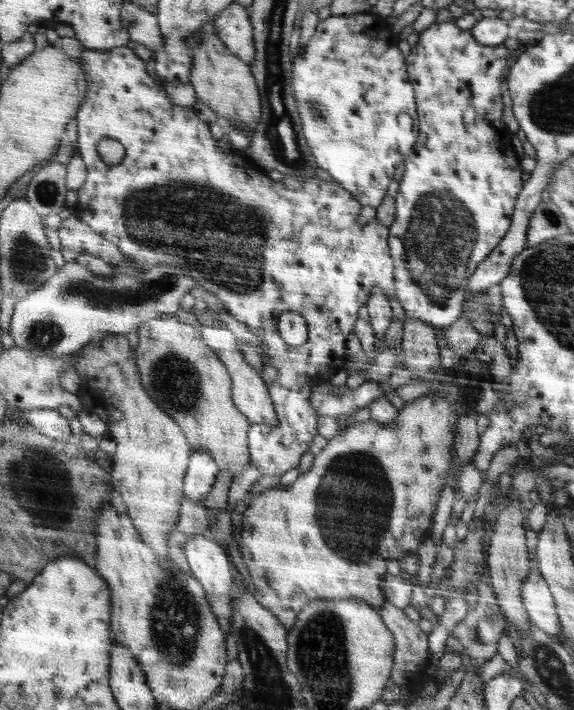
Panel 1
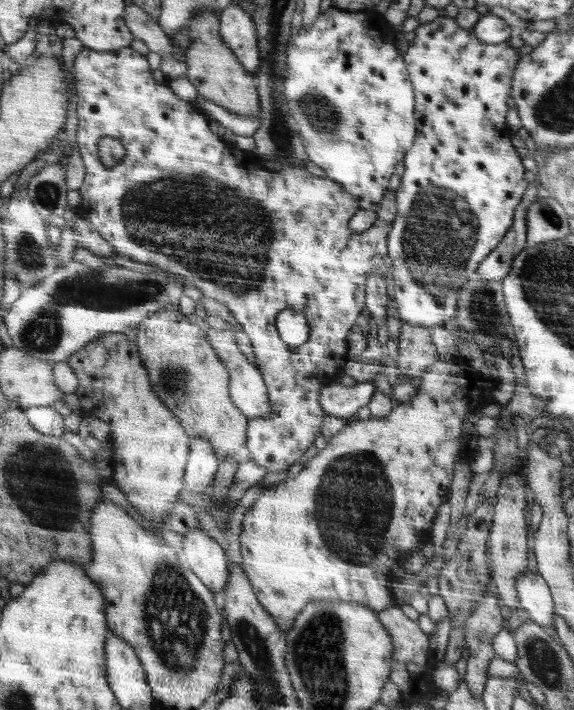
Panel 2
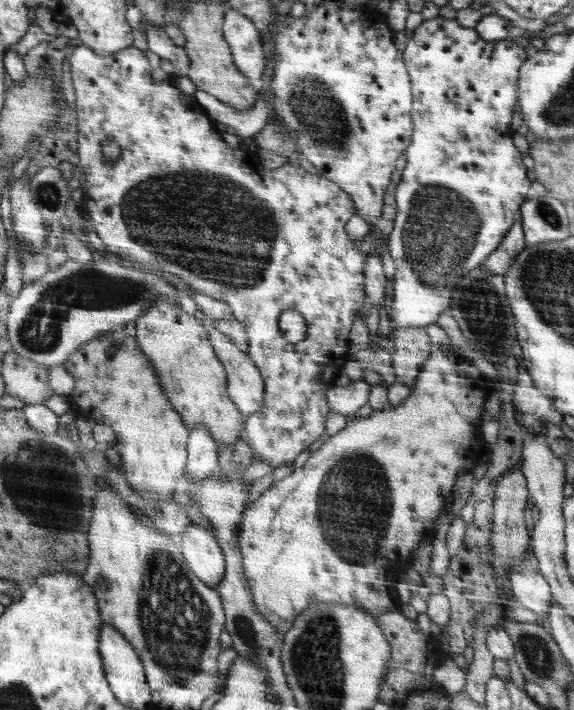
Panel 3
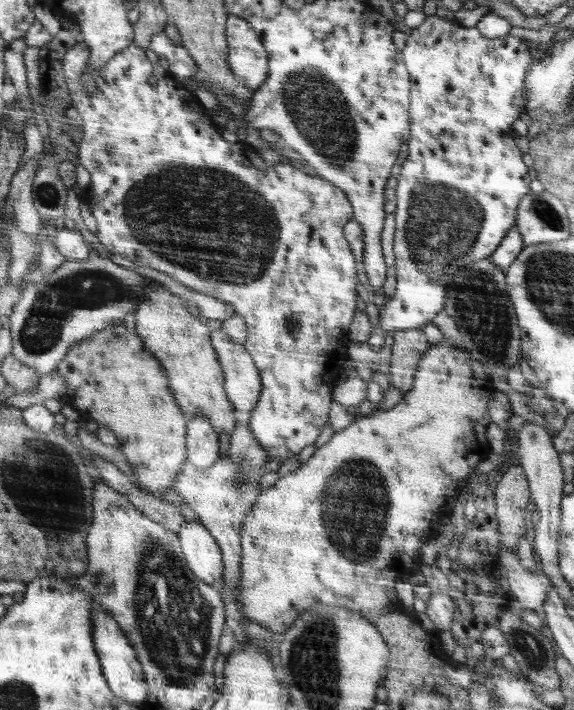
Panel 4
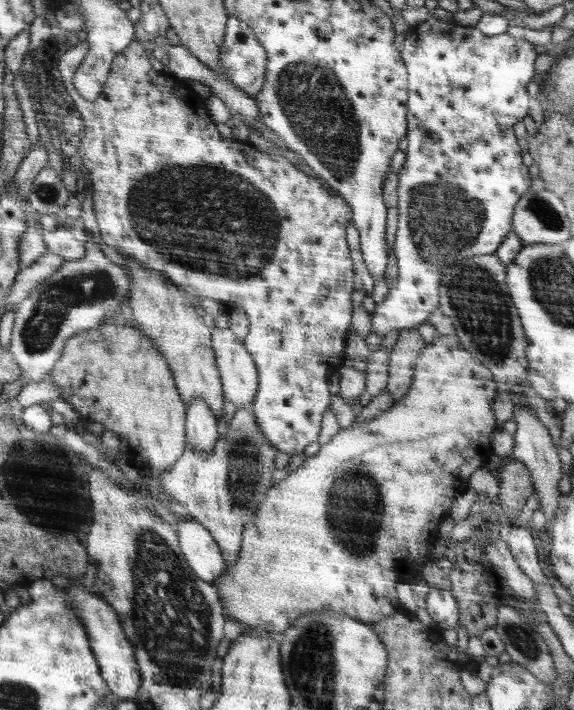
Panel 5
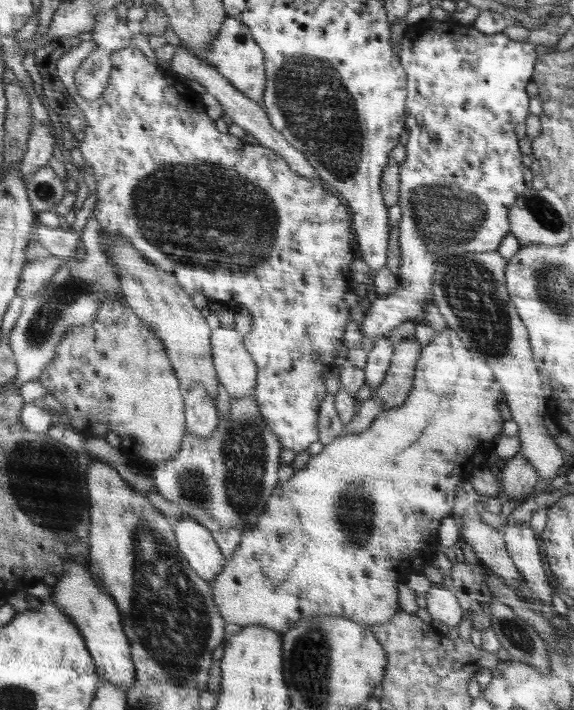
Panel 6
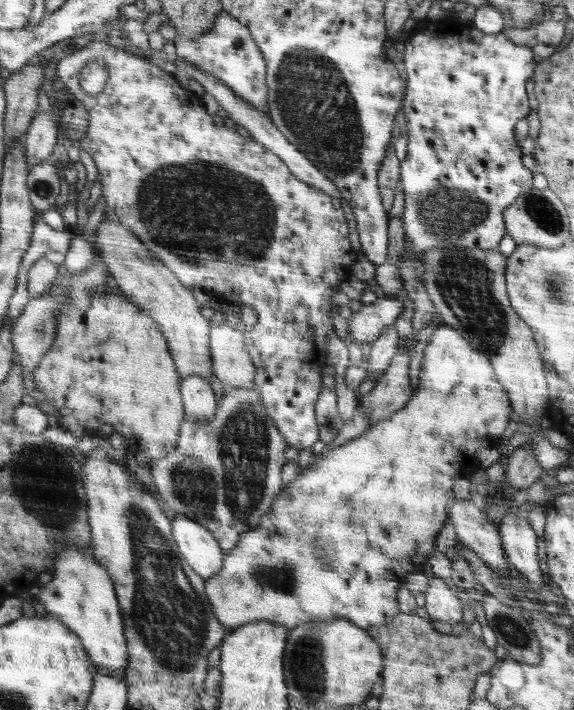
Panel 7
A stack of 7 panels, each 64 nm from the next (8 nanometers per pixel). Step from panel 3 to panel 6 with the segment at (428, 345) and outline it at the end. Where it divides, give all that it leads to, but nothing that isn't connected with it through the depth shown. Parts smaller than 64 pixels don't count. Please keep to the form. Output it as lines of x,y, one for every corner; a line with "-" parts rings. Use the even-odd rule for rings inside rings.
402,340
394,344
394,354
385,382
373,391
374,397
382,399
382,412
402,406
413,390
417,360
422,346
415,340

